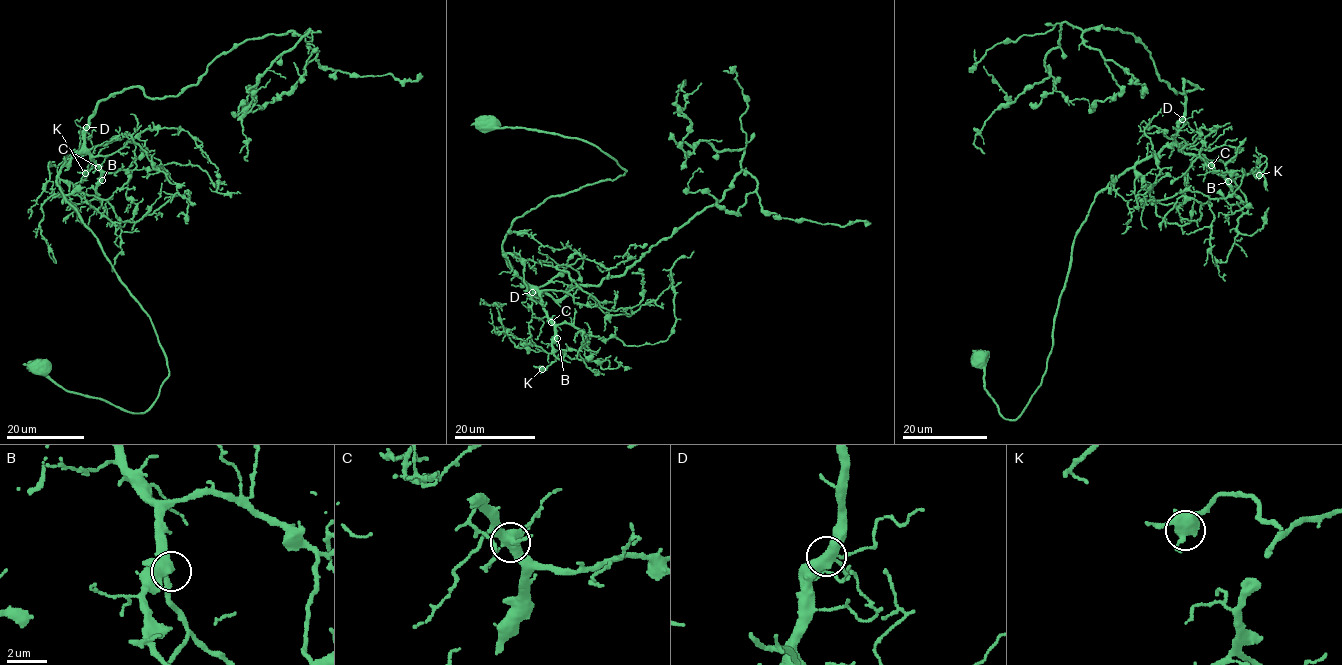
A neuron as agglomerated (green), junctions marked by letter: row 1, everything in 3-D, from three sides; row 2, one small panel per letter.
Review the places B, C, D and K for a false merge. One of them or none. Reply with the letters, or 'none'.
none

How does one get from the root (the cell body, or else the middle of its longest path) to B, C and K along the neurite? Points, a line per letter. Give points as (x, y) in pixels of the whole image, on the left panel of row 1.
B: (41, 366), (65, 390), (132, 413), (147, 410), (168, 376), (149, 315), (56, 177), (86, 152), (102, 180)
C: (41, 366), (65, 390), (132, 413), (147, 410), (169, 373), (149, 315), (57, 183), (80, 153), (98, 167)
K: (41, 366), (65, 390), (132, 413), (169, 373), (149, 315), (57, 183), (80, 153), (104, 174), (85, 173)

